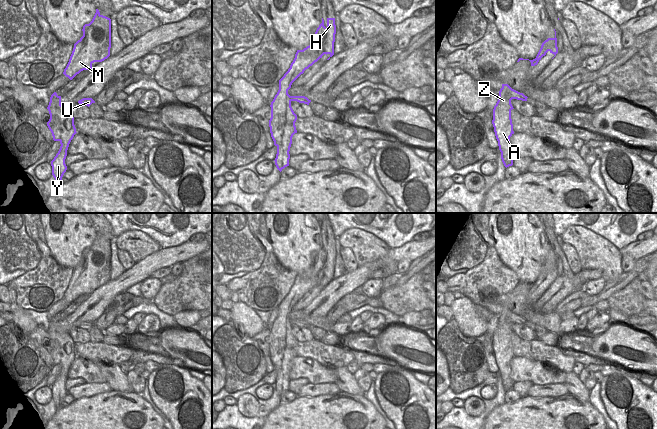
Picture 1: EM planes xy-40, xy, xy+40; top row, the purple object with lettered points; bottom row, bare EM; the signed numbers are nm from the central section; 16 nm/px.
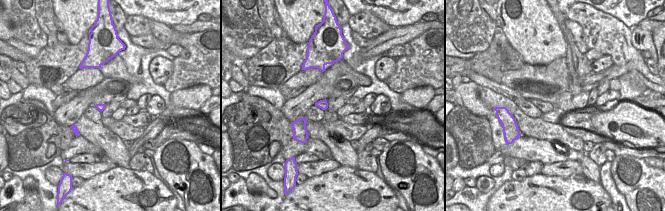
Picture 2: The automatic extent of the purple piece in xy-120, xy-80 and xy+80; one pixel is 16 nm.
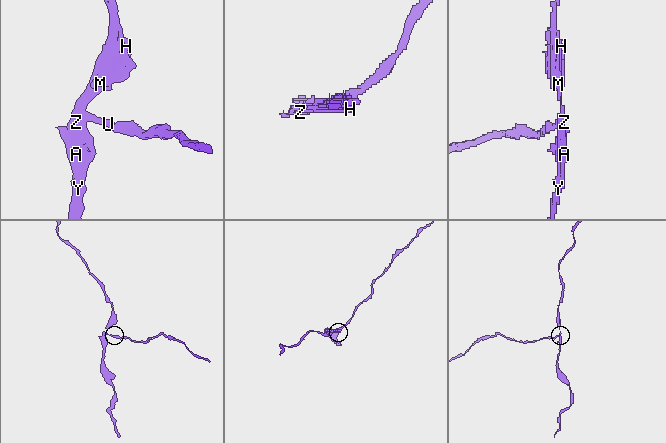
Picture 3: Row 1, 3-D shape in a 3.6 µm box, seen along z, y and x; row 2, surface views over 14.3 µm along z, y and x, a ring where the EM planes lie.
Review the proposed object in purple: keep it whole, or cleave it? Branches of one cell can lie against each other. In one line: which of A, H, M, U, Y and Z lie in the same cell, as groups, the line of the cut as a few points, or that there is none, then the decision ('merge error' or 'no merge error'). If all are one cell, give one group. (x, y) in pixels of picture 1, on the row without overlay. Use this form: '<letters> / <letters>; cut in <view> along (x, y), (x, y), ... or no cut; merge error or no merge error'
A H M Y Z / U; cut in xy+40 along (508, 311), (508, 319), (511, 323); merge error

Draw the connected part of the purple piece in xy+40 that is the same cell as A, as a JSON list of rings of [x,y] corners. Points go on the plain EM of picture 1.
[[[502,308],[498,325],[493,333],[492,344],[495,360],[501,376],[501,383],[506,392],[512,390],[514,384],[514,381],[510,378],[510,361],[514,358],[511,334],[514,332],[509,320],[509,312],[511,311],[508,308]]]

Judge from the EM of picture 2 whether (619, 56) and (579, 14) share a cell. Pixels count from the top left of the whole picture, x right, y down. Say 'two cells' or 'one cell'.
one cell

